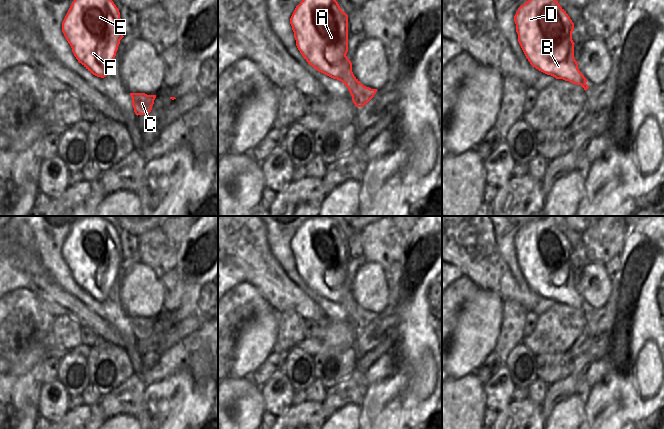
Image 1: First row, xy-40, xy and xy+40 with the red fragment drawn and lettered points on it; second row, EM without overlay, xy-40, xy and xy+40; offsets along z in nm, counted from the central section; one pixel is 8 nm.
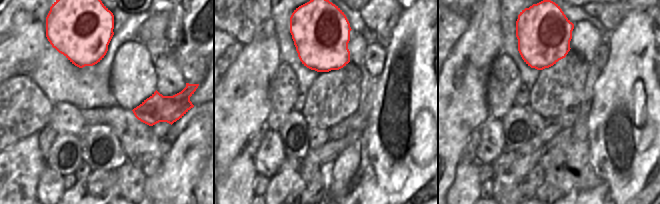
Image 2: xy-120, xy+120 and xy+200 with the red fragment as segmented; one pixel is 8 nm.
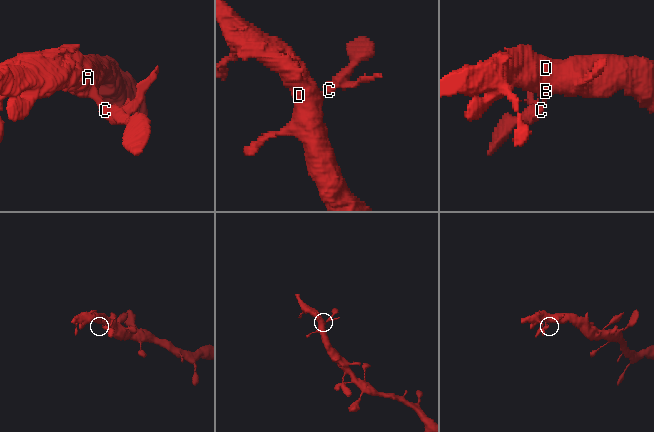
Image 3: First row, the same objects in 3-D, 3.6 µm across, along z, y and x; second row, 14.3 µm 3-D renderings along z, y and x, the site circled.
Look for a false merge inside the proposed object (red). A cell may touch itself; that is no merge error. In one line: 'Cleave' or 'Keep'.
Keep.

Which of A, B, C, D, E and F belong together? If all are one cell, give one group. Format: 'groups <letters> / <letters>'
groups A B C D E F

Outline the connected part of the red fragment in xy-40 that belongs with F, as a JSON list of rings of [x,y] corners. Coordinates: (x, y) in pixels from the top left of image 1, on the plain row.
[[[96,216],[77,221],[62,246],[62,256],[78,286],[90,297],[101,302],[109,298],[120,264],[124,261],[119,233],[111,223]]]

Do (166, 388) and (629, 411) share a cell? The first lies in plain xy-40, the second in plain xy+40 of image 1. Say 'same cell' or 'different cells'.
different cells

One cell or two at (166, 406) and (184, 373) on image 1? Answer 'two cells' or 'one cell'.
one cell

